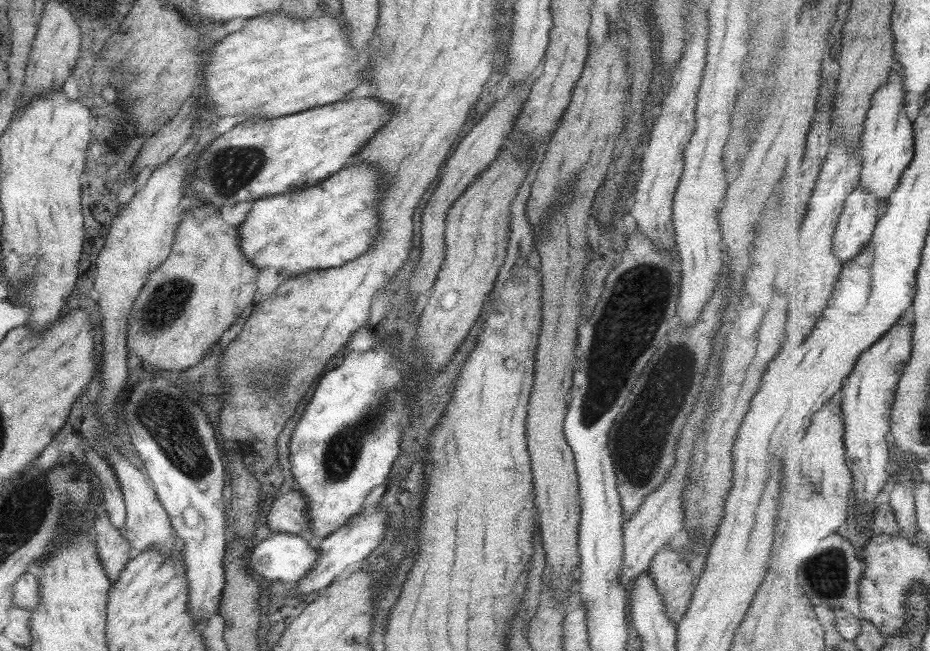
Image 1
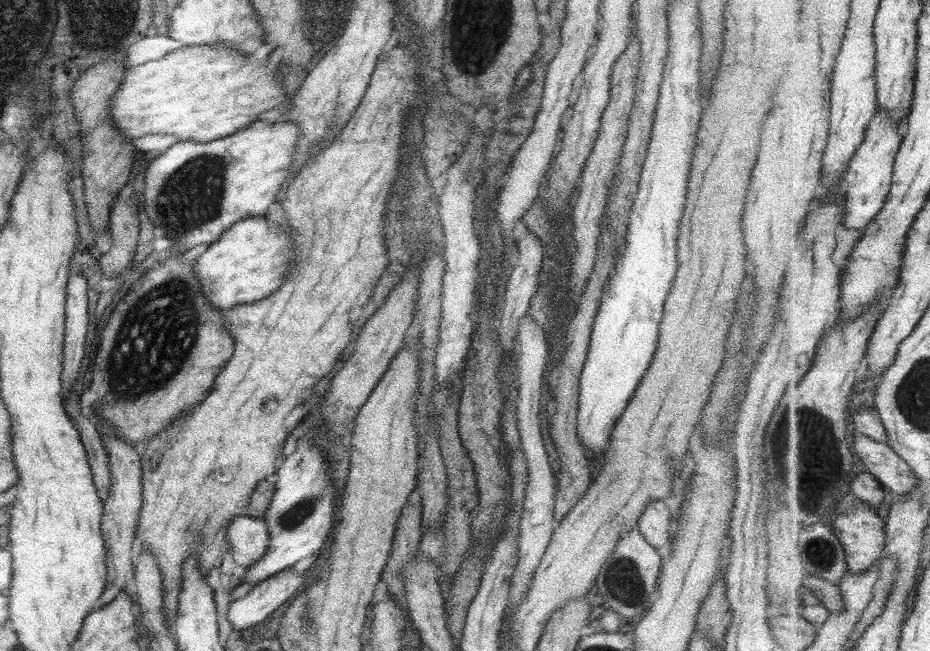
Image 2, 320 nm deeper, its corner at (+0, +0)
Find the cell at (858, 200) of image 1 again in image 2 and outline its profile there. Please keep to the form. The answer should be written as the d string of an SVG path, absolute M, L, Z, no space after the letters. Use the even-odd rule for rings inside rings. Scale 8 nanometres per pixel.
M878 105L875 116L868 124L865 140L848 164L843 184L843 222L851 230L863 231L884 210L893 184L896 156L904 144L905 122L894 121L888 110Z

